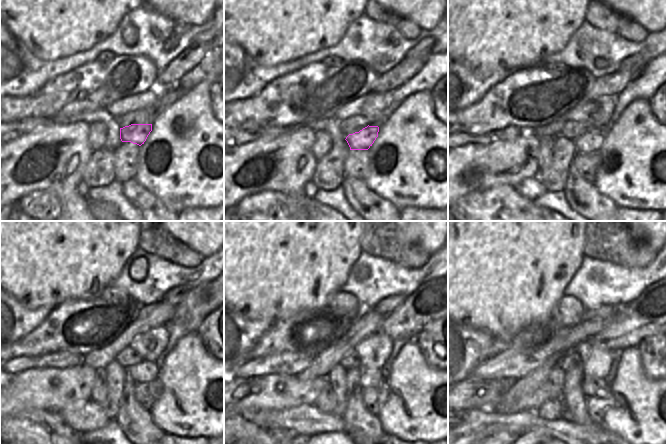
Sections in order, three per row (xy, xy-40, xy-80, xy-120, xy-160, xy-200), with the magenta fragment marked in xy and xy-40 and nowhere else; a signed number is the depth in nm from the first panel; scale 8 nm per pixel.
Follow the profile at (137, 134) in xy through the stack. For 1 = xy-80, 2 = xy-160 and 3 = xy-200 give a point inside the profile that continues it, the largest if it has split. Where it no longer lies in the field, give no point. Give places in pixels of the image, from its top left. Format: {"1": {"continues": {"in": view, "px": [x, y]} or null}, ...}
{"1": {"continues": {"in": "xy-80", "px": [589, 143]}}, "2": {"continues": {"in": "xy-160", "px": [369, 378]}}, "3": {"continues": {"in": "xy-200", "px": [591, 386]}}}

